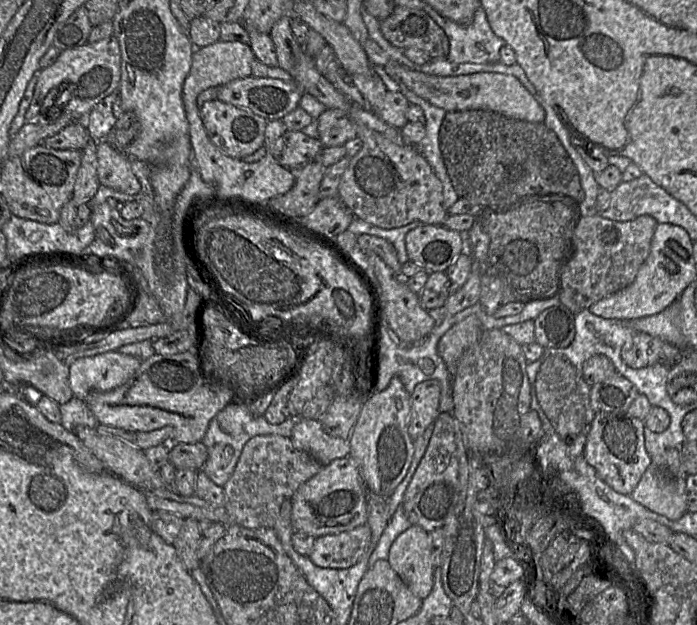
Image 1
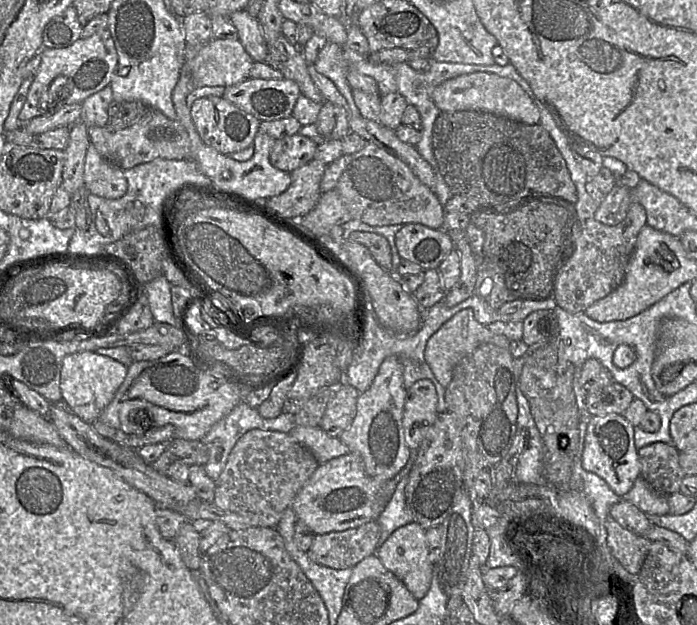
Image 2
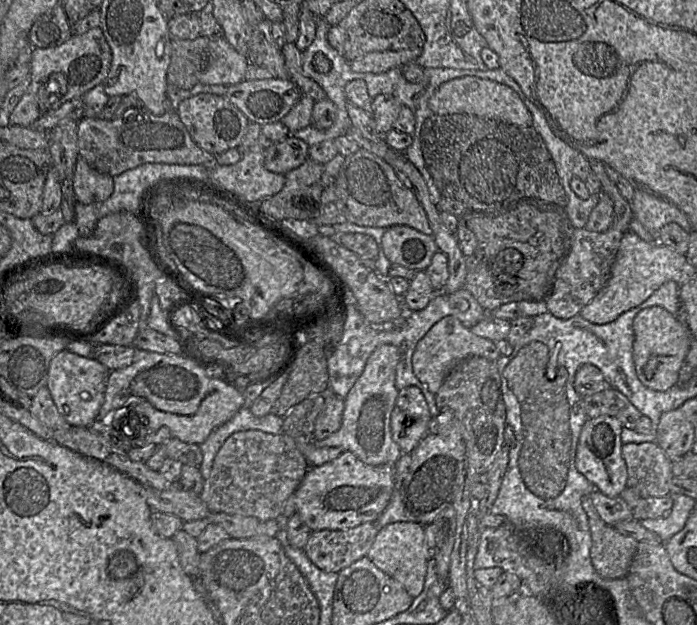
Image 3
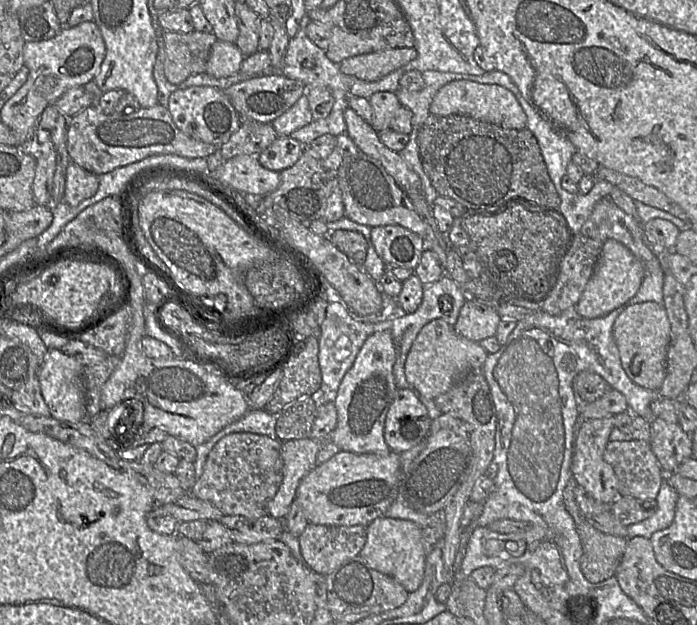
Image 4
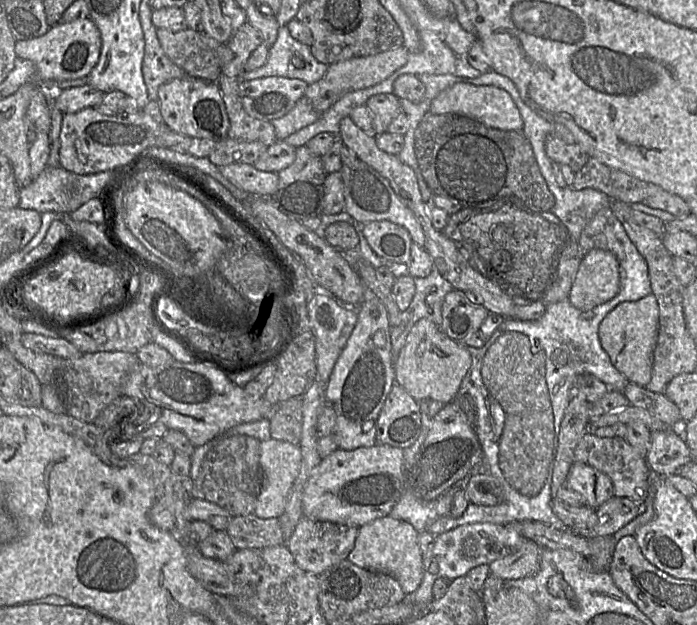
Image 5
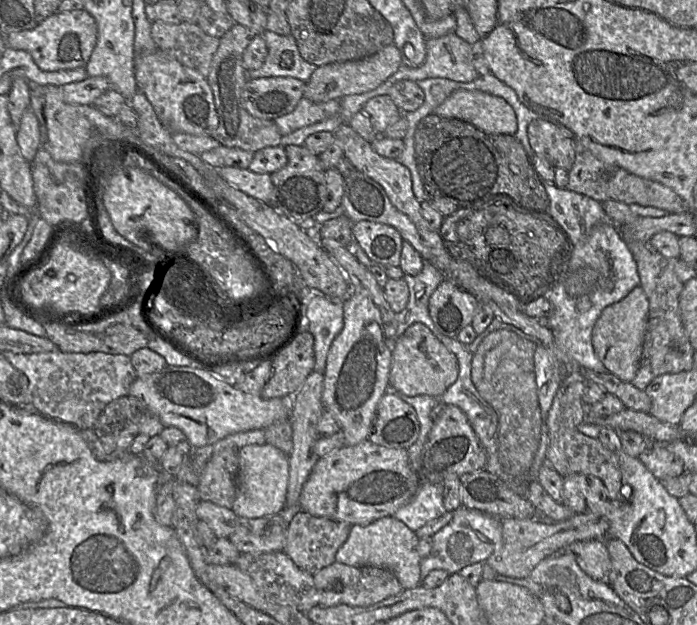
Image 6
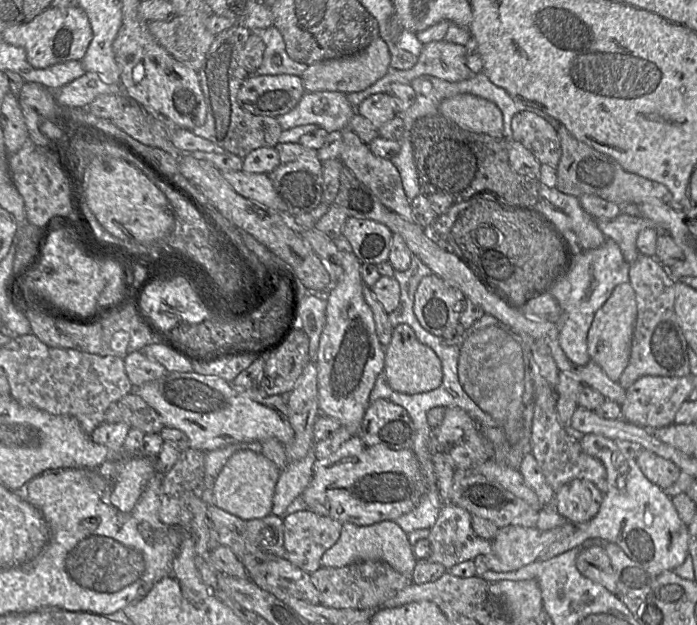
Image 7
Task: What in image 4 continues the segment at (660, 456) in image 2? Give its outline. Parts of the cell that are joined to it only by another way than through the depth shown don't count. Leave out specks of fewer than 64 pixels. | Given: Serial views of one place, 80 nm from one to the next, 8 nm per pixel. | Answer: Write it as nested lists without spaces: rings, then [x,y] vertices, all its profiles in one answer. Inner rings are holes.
[[[638,440],[609,441],[606,445],[603,459],[615,472],[620,496],[656,499],[667,474],[662,470],[649,442]]]

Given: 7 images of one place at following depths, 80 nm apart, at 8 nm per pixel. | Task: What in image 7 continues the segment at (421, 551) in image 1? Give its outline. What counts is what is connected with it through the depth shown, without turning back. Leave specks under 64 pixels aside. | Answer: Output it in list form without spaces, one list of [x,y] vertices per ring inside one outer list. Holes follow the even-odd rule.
[[[385,520],[369,526],[342,523],[337,542],[321,558],[321,567],[342,567],[358,561],[383,561],[402,575],[411,578],[417,558],[408,534],[395,522]]]

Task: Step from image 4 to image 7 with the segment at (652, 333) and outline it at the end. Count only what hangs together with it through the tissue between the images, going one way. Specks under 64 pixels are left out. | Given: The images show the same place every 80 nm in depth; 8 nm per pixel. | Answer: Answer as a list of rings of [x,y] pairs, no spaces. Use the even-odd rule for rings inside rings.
[[[629,282],[622,283],[614,288],[607,301],[597,310],[588,331],[587,347],[590,358],[613,381],[619,381],[628,365],[636,318],[635,291]]]

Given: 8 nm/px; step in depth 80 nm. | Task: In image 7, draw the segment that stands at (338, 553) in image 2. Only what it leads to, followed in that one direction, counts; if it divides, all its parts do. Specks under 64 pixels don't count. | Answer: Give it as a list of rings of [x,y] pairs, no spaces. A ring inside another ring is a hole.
[[[309,510],[283,516],[285,558],[301,570],[311,574],[321,567],[323,554],[339,539],[342,523]]]

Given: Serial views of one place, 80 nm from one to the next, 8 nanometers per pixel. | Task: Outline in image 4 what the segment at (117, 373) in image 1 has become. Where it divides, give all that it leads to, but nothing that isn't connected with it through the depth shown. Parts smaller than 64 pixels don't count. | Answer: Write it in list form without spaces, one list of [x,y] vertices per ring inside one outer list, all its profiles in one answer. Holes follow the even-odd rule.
[[[59,349],[47,350],[38,372],[38,379],[43,399],[53,418],[72,423],[87,420],[83,368],[75,358],[63,354]]]

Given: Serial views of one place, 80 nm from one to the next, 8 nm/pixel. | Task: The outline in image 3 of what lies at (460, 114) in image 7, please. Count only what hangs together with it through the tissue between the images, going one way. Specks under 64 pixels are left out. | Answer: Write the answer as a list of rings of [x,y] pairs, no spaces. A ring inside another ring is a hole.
[[[460,77],[441,84],[429,99],[435,115],[472,114],[519,126],[531,126],[532,116],[517,93],[507,85],[478,77]]]

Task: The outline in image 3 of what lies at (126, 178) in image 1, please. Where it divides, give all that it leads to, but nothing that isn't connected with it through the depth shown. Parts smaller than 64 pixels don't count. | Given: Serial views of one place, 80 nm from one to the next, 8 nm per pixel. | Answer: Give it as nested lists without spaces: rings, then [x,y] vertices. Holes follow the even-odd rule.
[[[78,158],[72,177],[72,187],[76,202],[89,204],[103,202],[113,193],[113,177],[99,173],[85,160]]]

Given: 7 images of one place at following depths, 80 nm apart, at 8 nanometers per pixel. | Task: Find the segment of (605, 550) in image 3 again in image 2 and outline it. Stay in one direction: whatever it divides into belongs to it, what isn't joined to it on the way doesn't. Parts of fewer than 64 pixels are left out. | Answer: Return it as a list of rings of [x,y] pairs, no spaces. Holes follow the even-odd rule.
[[[608,517],[604,523],[607,546],[612,556],[632,575],[638,575],[648,553],[651,541],[623,528]]]

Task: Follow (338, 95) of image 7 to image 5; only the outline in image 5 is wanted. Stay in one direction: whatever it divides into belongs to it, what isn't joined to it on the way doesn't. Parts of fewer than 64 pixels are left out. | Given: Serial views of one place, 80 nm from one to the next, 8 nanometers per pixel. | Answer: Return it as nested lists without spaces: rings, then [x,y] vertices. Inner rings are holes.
[[[302,96],[295,106],[284,116],[271,122],[274,127],[277,140],[284,140],[289,135],[314,123],[321,114],[312,106],[306,96]]]

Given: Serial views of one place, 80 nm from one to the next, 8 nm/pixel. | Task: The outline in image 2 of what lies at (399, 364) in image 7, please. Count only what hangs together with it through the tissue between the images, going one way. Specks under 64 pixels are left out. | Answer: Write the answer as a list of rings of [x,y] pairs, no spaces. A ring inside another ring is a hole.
[[[470,309],[461,310],[445,322],[427,341],[424,359],[440,385],[447,387],[451,381],[456,364],[465,356],[472,353],[482,344],[491,343],[508,348],[510,341],[498,334],[490,332],[474,318]]]

